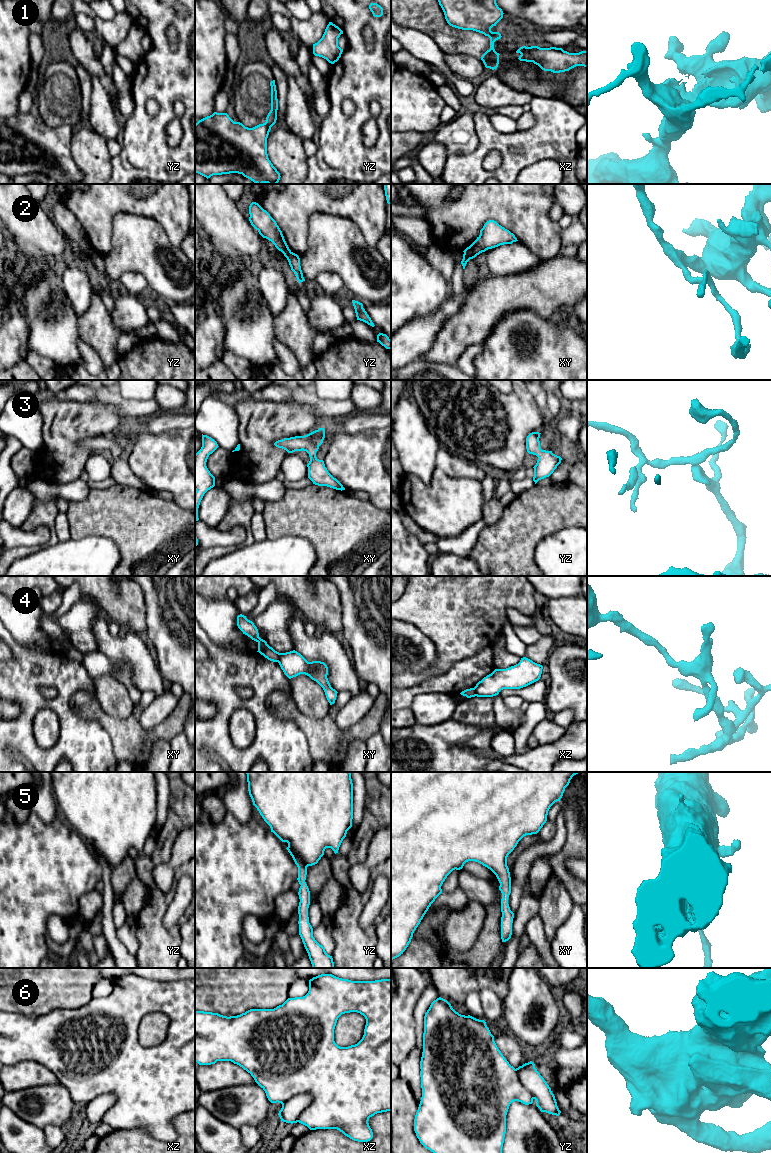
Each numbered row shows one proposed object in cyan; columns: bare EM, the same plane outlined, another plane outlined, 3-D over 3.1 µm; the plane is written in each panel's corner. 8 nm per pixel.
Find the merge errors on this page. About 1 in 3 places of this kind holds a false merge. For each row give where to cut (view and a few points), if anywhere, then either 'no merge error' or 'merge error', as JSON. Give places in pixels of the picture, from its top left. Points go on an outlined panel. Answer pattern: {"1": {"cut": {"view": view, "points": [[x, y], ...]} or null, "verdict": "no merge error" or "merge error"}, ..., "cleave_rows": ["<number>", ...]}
{"1": {"cut": {"view": "xz", "points": [[498, 57], [492, 57], [483, 61]]}, "verdict": "merge error"}, "2": {"cut": {"view": "xy", "points": [[464, 252], [471, 258]]}, "verdict": "merge error"}, "3": {"cut": null, "verdict": "no merge error"}, "4": {"cut": {"view": "xy", "points": [[280, 653], [277, 661]]}, "verdict": "merge error"}, "5": {"cut": null, "verdict": "no merge error"}, "6": {"cut": {"view": "xz", "points": [[308, 1092], [311, 1095], [311, 1102], [301, 1112], [297, 1121]]}, "verdict": "merge error"}, "cleave_rows": ["1", "2", "4", "6"]}

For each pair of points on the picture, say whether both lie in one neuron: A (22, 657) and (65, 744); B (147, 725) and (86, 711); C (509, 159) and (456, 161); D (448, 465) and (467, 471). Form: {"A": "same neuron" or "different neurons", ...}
{"A": "same neuron", "B": "different neurons", "C": "same neuron", "D": "same neuron"}

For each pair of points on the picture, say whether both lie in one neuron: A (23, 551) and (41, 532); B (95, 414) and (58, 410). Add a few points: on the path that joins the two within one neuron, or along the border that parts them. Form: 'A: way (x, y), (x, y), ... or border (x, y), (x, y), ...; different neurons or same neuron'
A: border (42, 546), (13, 546), (10, 548); different neurons
B: way (86, 414), (67, 413); same neuron

